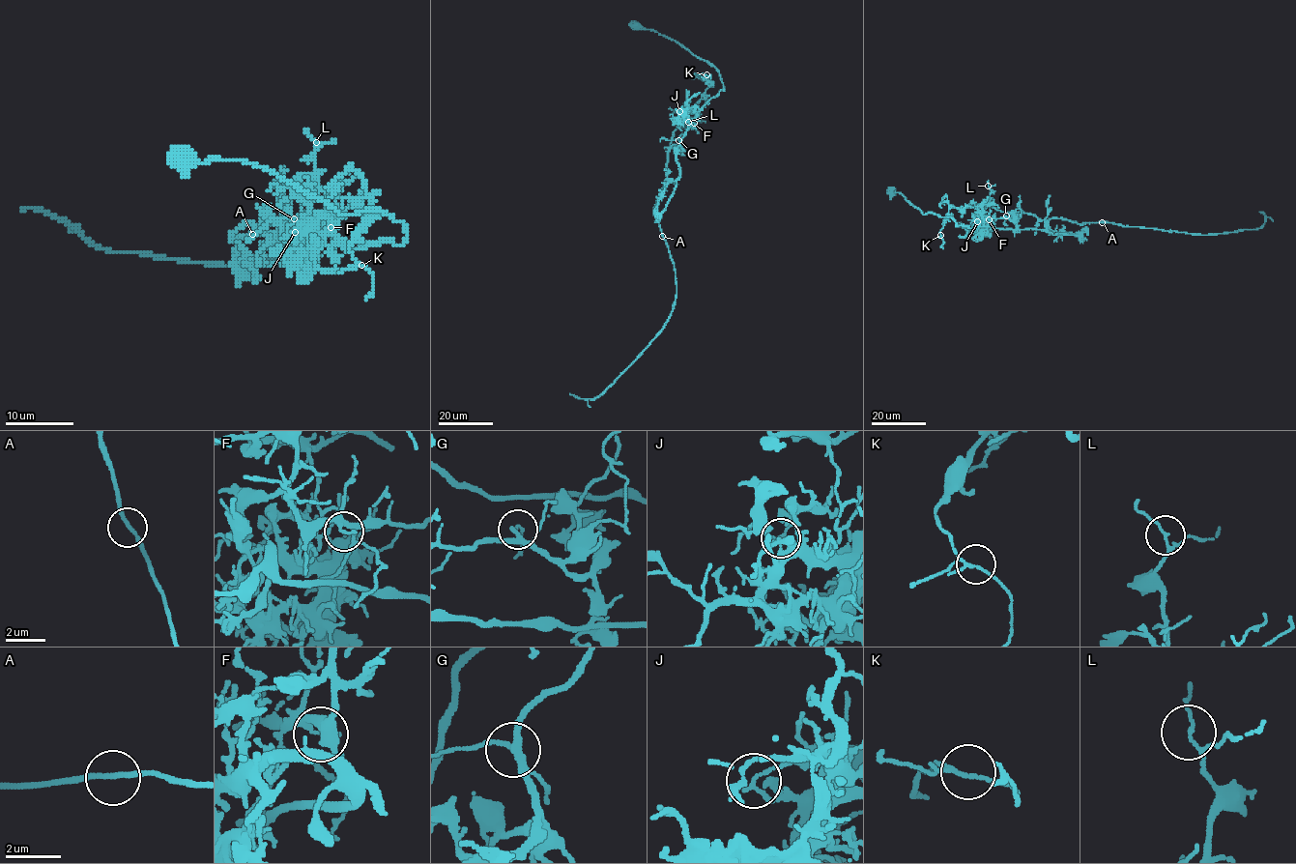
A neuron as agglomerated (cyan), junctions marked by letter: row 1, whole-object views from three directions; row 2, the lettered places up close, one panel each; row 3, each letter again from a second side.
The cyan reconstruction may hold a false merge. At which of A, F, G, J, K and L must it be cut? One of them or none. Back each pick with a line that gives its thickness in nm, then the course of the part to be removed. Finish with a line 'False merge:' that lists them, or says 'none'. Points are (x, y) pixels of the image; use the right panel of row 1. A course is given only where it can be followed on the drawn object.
J: 100 nm thick; foreign part runs (977, 221), (982, 211), (977, 207), (993, 206), (1041, 219), (1212, 235), (1257, 229), (1264, 223), (1259, 212)
False merge: J

